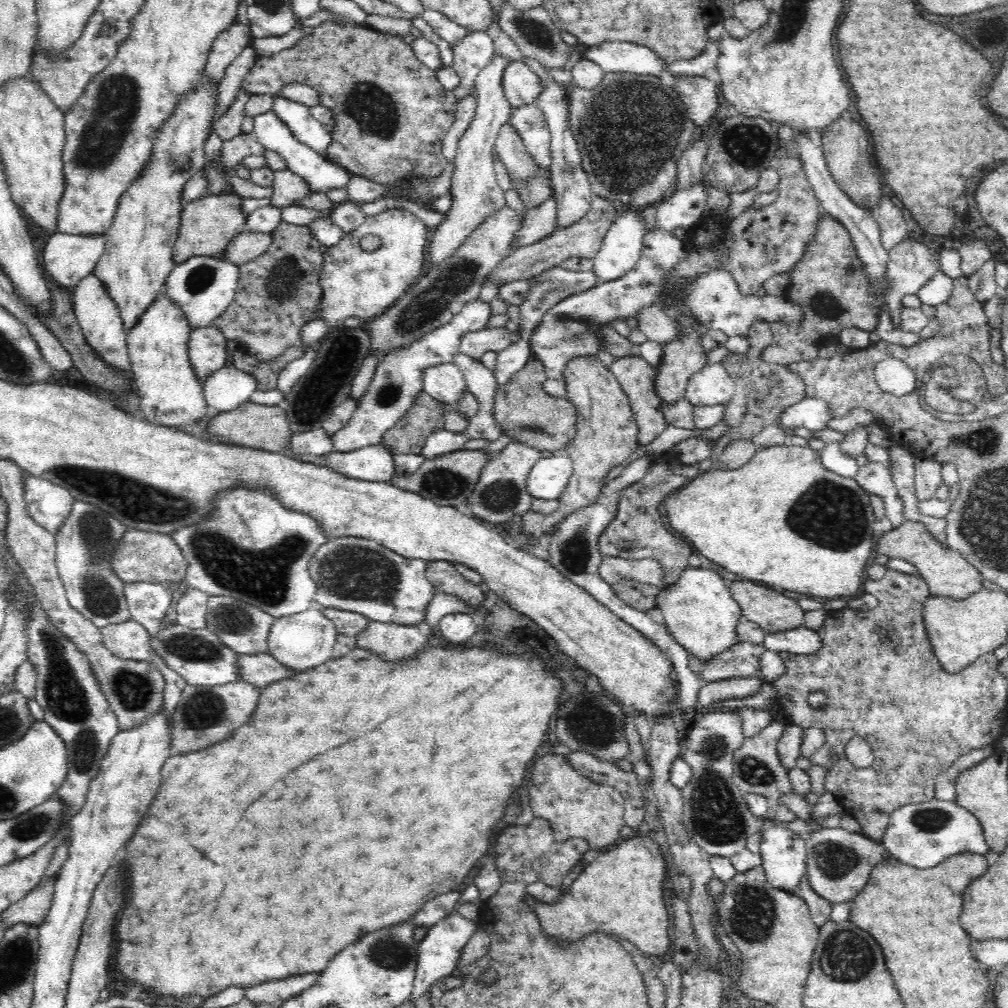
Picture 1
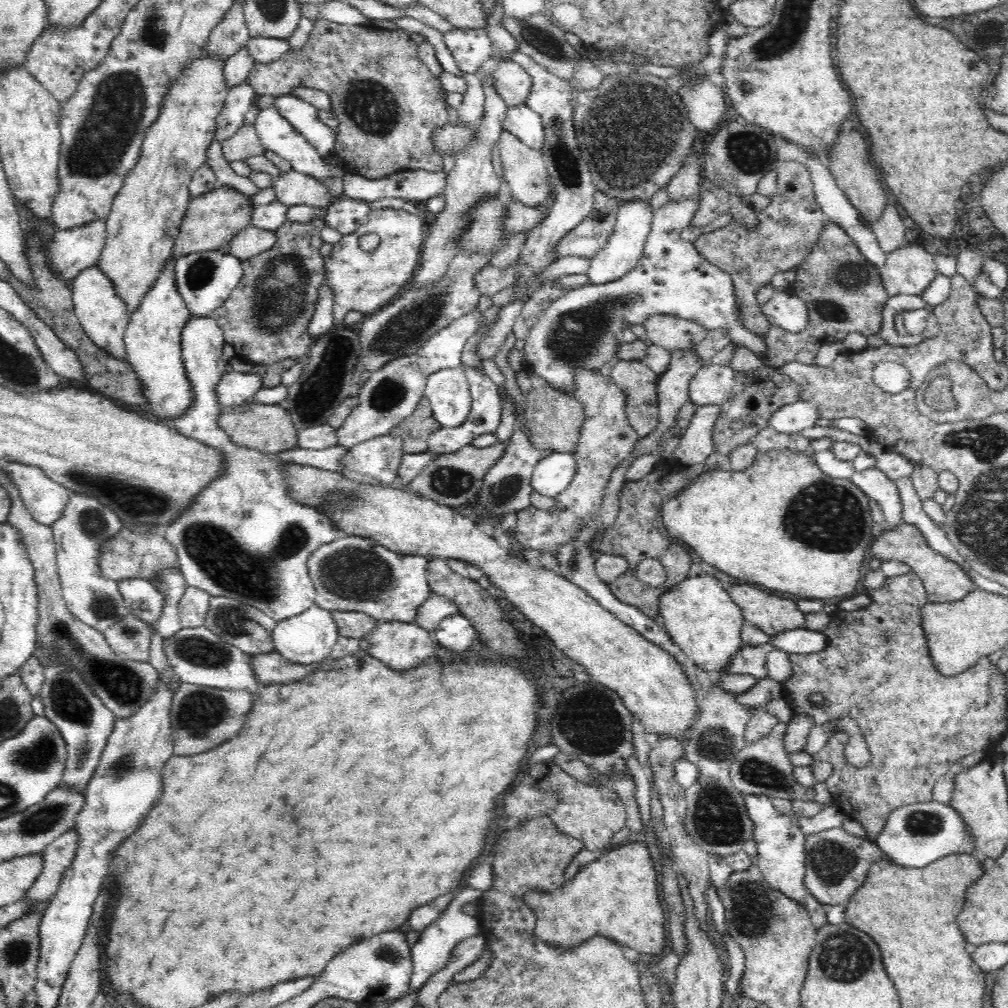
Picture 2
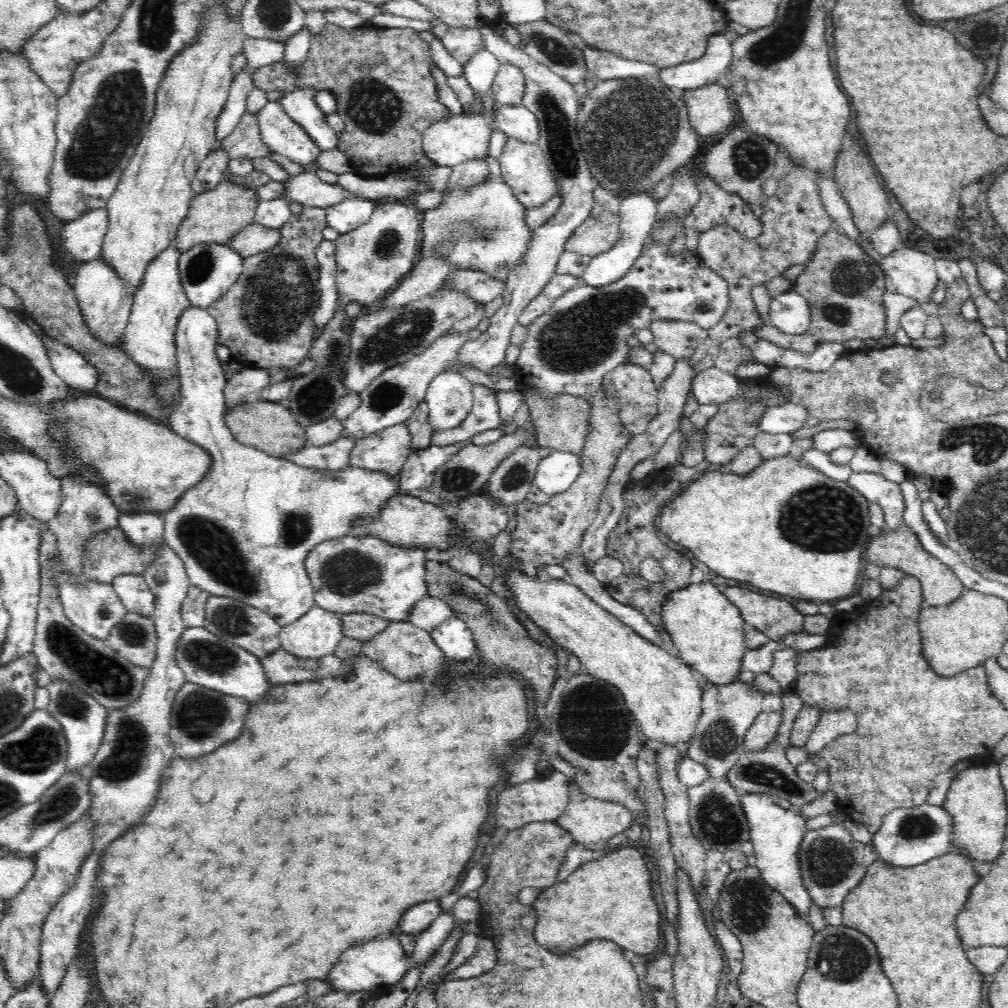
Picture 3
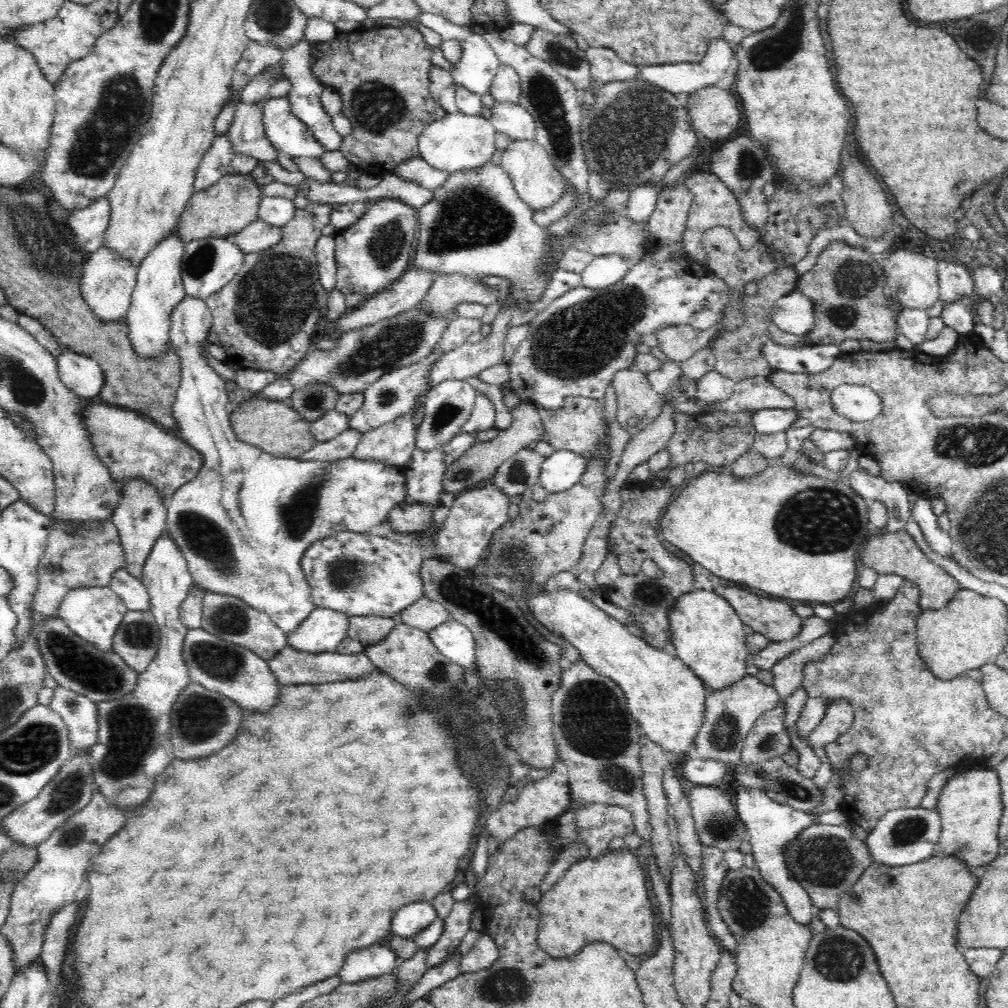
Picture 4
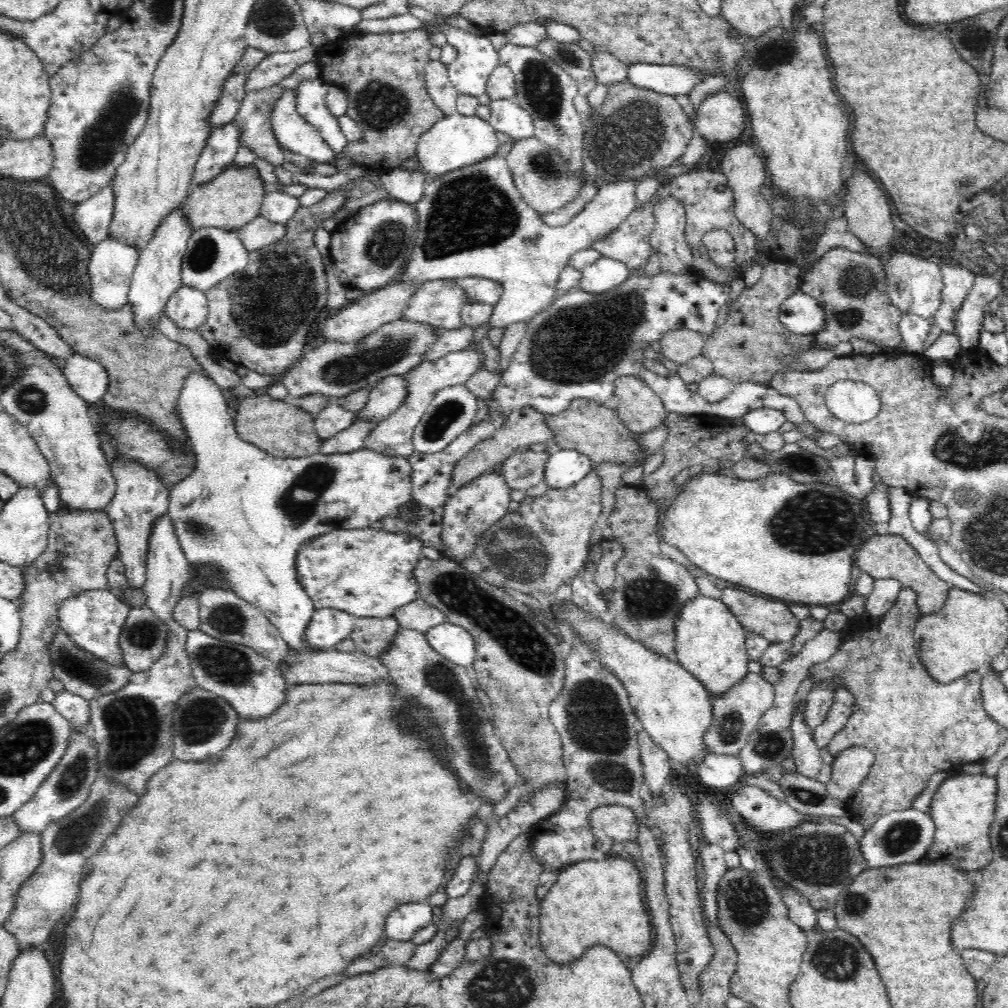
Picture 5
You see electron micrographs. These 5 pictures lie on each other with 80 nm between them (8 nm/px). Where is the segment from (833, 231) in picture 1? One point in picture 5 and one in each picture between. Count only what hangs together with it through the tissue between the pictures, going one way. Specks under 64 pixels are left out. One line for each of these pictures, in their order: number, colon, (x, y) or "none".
2: (842, 292)
3: (844, 287)
4: (846, 286)
5: (850, 287)

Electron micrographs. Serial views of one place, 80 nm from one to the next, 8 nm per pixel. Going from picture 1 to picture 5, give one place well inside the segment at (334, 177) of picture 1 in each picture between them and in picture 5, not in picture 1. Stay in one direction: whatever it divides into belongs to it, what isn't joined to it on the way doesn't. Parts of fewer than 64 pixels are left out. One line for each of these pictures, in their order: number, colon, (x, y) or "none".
2: (276, 134)
3: (281, 135)
4: (288, 135)
5: (294, 134)

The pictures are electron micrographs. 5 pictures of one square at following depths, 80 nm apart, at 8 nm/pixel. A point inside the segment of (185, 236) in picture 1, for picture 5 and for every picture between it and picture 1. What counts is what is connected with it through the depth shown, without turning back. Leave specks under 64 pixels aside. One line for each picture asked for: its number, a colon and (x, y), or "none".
2: (211, 221)
3: (214, 217)
4: (223, 210)
5: (235, 197)

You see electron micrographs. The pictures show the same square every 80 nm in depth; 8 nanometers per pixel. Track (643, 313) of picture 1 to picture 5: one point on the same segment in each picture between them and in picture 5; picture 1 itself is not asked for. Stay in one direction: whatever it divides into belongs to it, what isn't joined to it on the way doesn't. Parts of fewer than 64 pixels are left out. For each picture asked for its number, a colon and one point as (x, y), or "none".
2: (671, 332)
3: (679, 338)
4: (679, 342)
5: (680, 345)

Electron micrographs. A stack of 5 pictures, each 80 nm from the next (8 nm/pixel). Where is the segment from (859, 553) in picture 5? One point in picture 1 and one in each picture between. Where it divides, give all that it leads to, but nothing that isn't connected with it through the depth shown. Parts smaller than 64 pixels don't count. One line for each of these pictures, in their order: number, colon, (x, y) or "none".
1: (947, 572)
2: (946, 580)
3: (901, 548)
4: (898, 552)

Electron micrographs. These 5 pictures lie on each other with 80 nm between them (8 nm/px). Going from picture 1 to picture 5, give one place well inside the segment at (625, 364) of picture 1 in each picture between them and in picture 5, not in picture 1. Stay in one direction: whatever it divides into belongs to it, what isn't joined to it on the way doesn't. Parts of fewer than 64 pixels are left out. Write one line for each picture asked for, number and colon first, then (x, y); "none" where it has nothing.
2: (639, 383)
3: (638, 394)
4: (638, 404)
5: (640, 409)

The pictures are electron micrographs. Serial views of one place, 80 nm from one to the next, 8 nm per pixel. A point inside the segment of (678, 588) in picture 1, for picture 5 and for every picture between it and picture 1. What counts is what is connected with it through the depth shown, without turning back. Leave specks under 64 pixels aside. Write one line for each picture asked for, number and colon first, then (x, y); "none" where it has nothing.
2: (701, 617)
3: (707, 629)
4: (708, 634)
5: (709, 640)

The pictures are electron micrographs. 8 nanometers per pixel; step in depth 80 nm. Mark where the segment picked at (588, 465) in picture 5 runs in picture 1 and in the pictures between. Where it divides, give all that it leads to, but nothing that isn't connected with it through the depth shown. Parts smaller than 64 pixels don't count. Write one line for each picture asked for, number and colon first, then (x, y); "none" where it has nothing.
1: (547, 479)
2: (552, 474)
3: (555, 473)
4: (561, 470)

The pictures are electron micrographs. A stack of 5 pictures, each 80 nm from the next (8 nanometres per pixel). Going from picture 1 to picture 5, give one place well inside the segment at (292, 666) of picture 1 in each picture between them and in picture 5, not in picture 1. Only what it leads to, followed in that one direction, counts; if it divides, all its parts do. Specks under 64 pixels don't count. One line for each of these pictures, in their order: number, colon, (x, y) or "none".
2: (308, 638)
3: (317, 634)
4: (324, 630)
5: (328, 627)

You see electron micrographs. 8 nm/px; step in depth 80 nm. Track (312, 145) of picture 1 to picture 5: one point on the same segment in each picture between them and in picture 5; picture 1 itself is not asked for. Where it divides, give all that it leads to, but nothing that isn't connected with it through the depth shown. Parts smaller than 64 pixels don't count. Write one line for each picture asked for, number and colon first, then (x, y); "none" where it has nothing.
2: (302, 116)
3: (298, 105)
4: (304, 95)
5: (310, 95)

